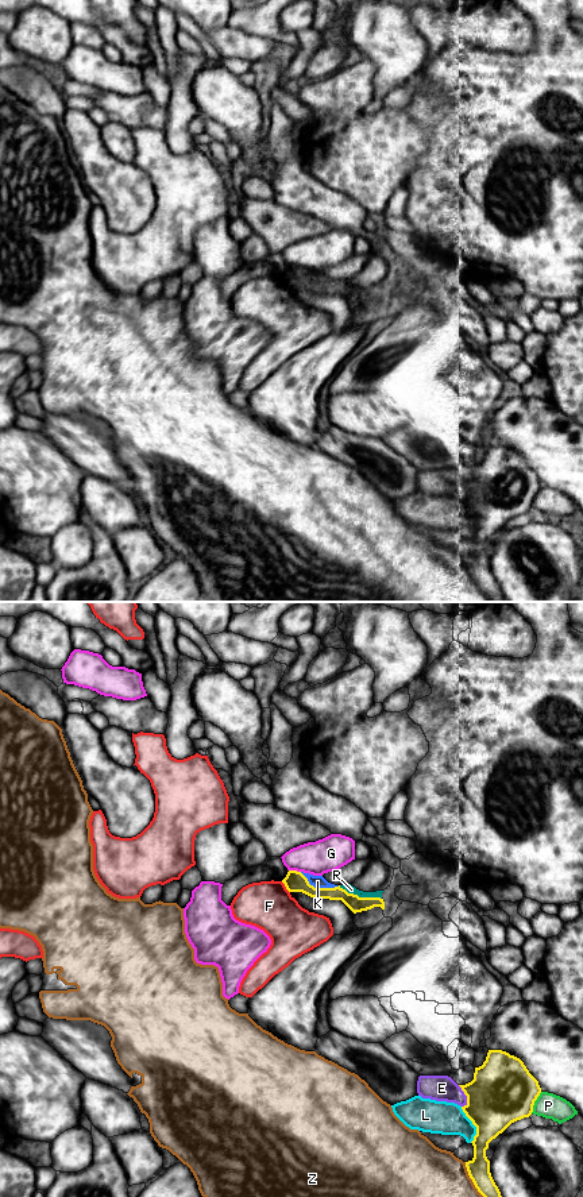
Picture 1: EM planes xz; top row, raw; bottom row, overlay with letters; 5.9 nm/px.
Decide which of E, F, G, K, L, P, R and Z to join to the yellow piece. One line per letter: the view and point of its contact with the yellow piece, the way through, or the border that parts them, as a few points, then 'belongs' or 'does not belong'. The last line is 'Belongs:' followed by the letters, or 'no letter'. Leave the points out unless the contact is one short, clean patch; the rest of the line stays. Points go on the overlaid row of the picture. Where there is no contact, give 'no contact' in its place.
E: contact xz (466, 1095); does not belong
F: contact xz (285, 885); does not belong
G: contact xz (294, 871); does not belong
K: contact xz (319, 888); border xz (300, 872), (315, 887), (339, 885); does not belong
L: contact xz (473, 1123); does not belong
P: contact xz (533, 1103); does not belong
R: contact xz (361, 898); border xz (339, 885), (359, 896), (378, 896), (381, 899); does not belong
Z: contact xz (471, 1178); does not belong
Belongs: no letter

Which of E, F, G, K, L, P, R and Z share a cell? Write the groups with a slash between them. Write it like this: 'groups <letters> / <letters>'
groups E L / F / G / K R / P / Z

